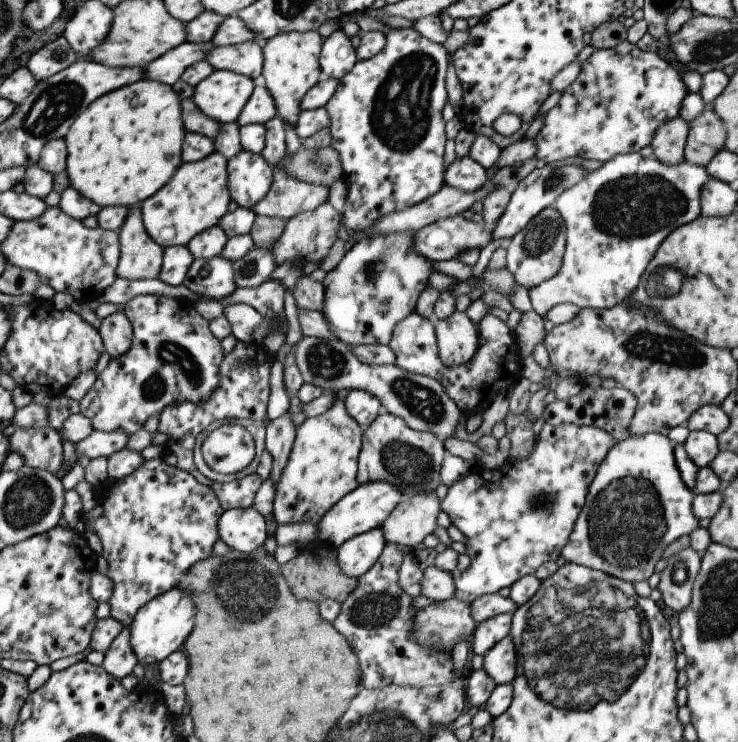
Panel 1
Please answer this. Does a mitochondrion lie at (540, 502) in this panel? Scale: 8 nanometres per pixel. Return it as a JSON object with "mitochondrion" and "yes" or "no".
{"mitochondrion":"yes"}

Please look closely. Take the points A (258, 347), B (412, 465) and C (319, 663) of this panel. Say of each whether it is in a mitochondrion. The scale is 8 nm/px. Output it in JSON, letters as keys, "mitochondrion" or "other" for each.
{"A":"other","B":"mitochondrion","C":"other"}

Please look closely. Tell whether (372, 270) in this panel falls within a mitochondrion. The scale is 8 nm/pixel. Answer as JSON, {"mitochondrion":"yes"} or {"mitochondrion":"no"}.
{"mitochondrion":"yes"}

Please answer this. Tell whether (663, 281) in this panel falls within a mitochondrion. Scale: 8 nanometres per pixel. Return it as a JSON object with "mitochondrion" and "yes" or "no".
{"mitochondrion":"yes"}

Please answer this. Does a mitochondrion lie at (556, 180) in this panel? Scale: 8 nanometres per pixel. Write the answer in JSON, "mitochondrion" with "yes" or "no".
{"mitochondrion":"yes"}

